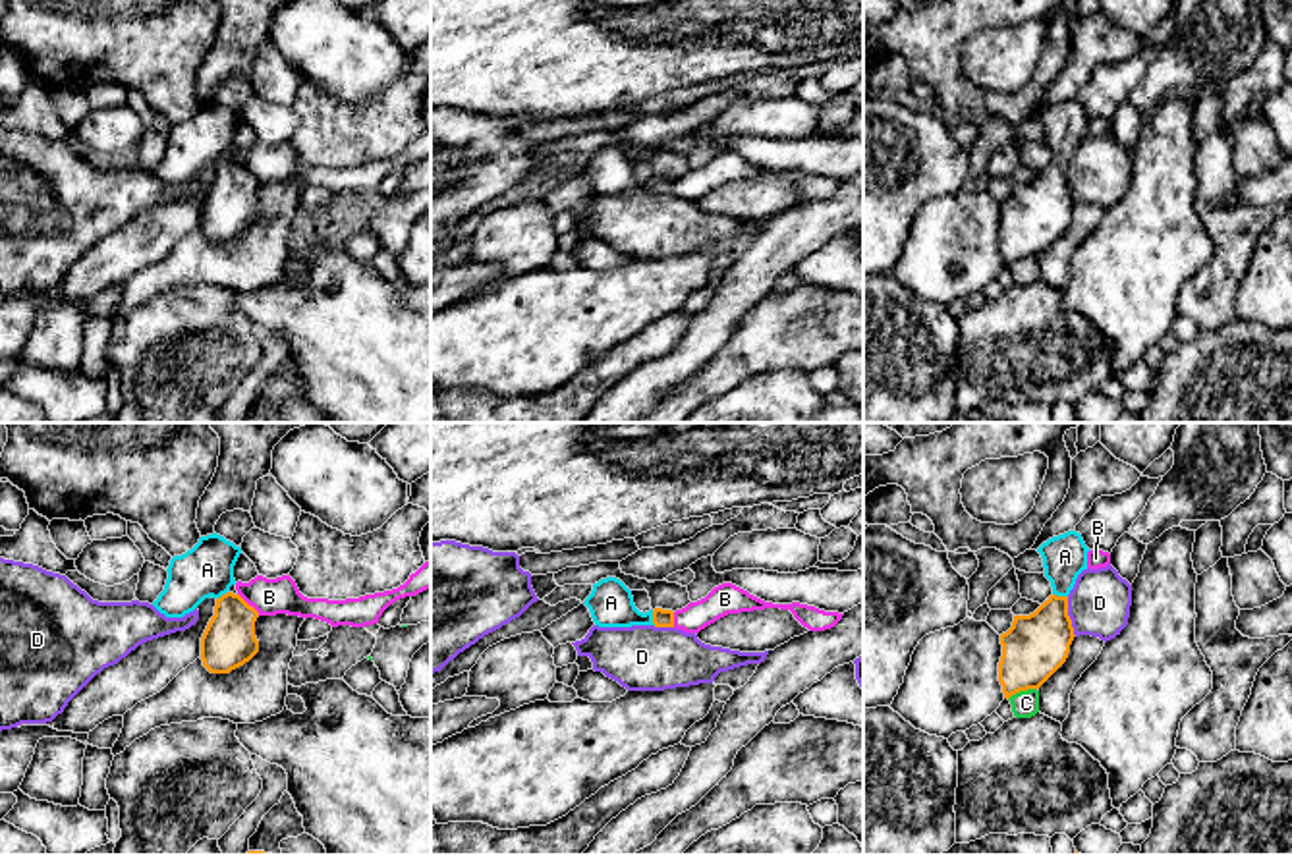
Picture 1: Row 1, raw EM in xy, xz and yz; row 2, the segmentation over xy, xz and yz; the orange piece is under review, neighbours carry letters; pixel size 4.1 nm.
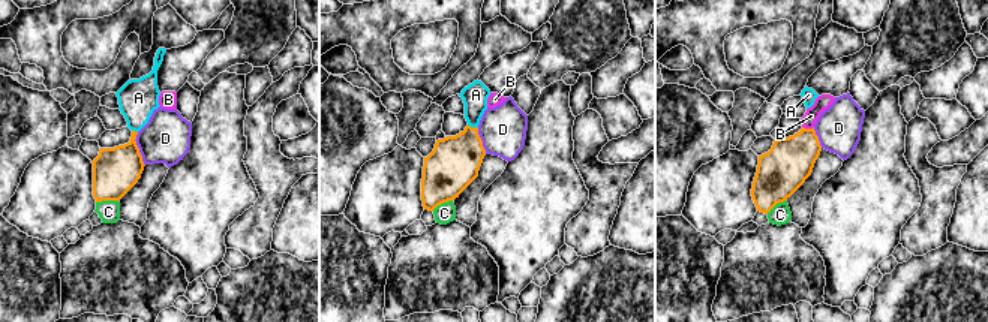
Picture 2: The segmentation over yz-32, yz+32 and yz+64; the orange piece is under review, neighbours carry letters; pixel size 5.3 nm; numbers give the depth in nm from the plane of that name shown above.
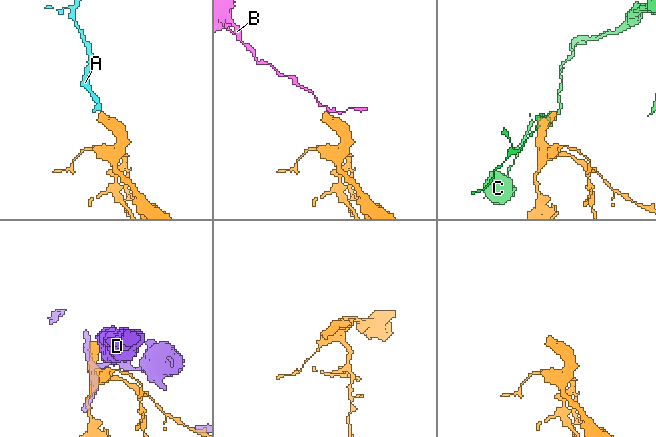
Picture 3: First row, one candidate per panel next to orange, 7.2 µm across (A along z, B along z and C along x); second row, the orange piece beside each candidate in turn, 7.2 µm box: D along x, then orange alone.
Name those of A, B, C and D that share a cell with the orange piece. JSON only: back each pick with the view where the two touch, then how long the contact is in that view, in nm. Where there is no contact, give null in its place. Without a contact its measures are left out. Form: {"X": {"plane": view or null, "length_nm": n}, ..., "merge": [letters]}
{"A": {"plane": "xz", "length_nm": 70}, "merge": ["A"]}

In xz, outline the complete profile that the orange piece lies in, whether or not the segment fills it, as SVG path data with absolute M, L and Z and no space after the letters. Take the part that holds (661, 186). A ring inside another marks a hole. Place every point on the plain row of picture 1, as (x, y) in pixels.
M616 145L595 151L583 172L589 176L591 185L599 195L674 195L672 178L655 176L645 181L639 179L633 172L632 158Z

